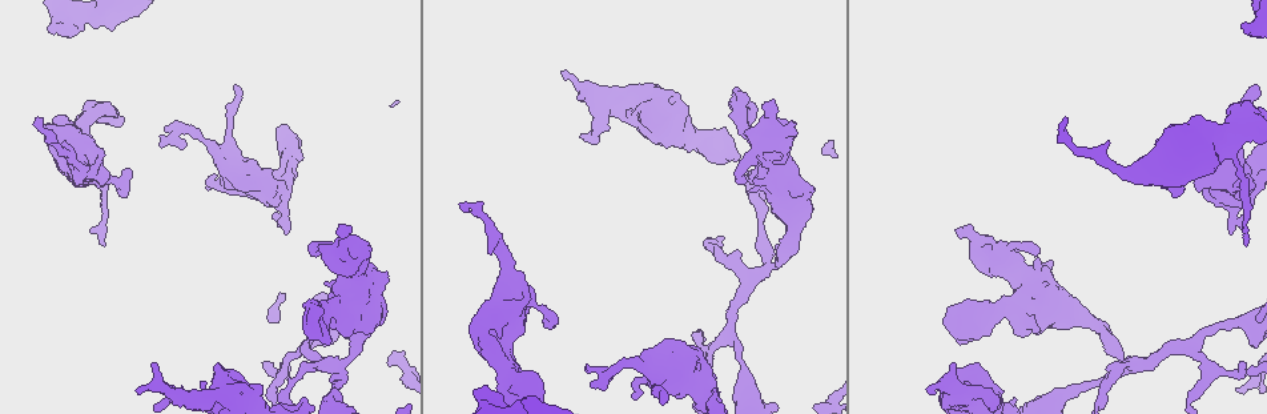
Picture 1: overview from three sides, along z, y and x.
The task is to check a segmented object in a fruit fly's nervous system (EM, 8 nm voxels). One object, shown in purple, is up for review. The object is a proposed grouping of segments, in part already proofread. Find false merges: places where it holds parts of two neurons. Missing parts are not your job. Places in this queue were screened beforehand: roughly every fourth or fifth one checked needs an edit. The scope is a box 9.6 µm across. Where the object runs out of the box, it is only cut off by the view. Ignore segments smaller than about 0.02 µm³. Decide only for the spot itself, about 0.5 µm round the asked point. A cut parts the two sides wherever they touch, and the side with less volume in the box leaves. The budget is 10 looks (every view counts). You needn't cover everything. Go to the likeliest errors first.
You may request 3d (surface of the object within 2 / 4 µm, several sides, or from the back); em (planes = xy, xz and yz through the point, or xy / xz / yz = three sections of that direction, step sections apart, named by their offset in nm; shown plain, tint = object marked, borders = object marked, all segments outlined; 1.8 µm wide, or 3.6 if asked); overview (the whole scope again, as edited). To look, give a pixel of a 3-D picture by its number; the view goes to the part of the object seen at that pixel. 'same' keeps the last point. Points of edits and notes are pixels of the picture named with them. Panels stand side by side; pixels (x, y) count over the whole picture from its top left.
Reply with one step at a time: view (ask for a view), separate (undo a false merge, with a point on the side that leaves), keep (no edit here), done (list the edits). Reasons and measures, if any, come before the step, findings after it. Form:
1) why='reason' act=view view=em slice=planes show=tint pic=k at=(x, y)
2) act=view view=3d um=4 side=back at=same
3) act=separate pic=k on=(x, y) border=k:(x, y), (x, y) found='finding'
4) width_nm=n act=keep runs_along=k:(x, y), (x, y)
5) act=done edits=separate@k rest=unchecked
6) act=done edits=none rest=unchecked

why='thick turns thin' act=view view=em um=3.6 slice=xy step=8 show=tint pic=1 at=(352, 305)

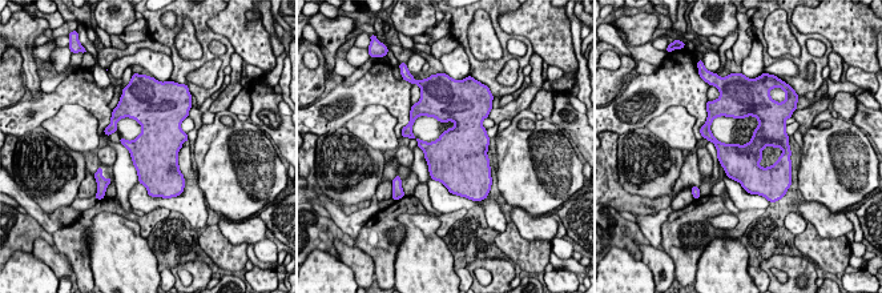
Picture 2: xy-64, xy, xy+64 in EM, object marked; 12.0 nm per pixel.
width_nm=380 act=keep found='one neuron here'

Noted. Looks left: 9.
act=view view=3d um=2 pic=1 at=(346, 361)

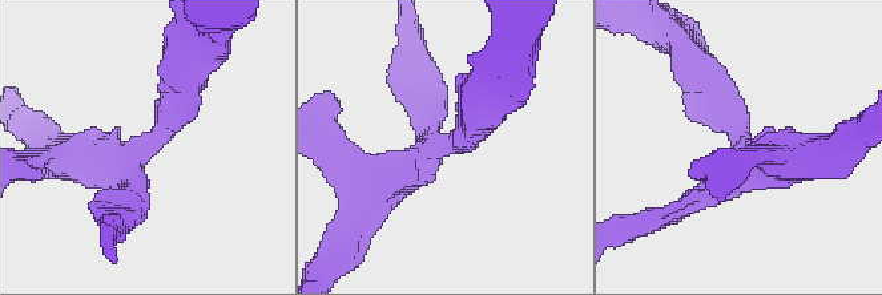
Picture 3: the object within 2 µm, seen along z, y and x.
arms=4 act=view view=em slice=xy step=16 show=tint pic=3 at=(137, 153)

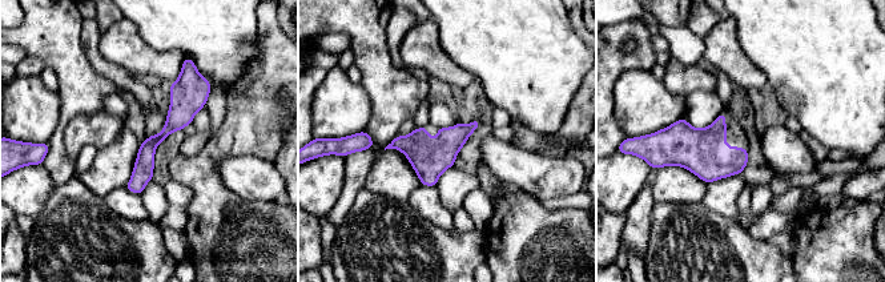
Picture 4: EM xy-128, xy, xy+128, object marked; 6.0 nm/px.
act=keep found='one neuron here'

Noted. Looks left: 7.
why='four arms meet' act=view view=em slice=planes show=plain pic=1 at=(507, 360)

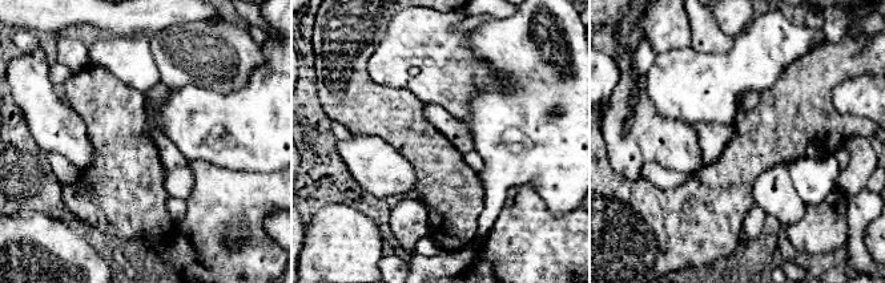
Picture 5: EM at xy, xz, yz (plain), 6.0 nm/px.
act=view view=em slice=planes show=tint at=same

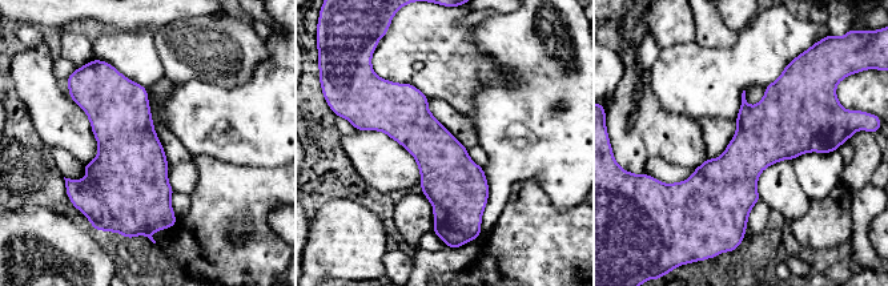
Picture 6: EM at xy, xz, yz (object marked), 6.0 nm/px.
act=keep found='all the same neuron'

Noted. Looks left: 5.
why='abrupt turn' act=view view=em slice=planes show=tint pic=1 at=(243, 382)

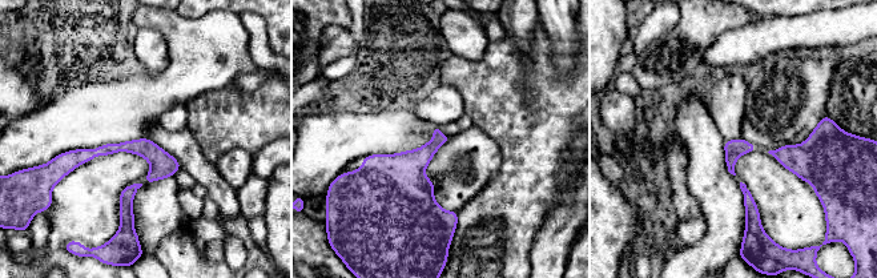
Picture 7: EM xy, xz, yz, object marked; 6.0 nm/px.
act=keep found='one neuron here'

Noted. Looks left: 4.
act=done edits=none rest=unchecked

